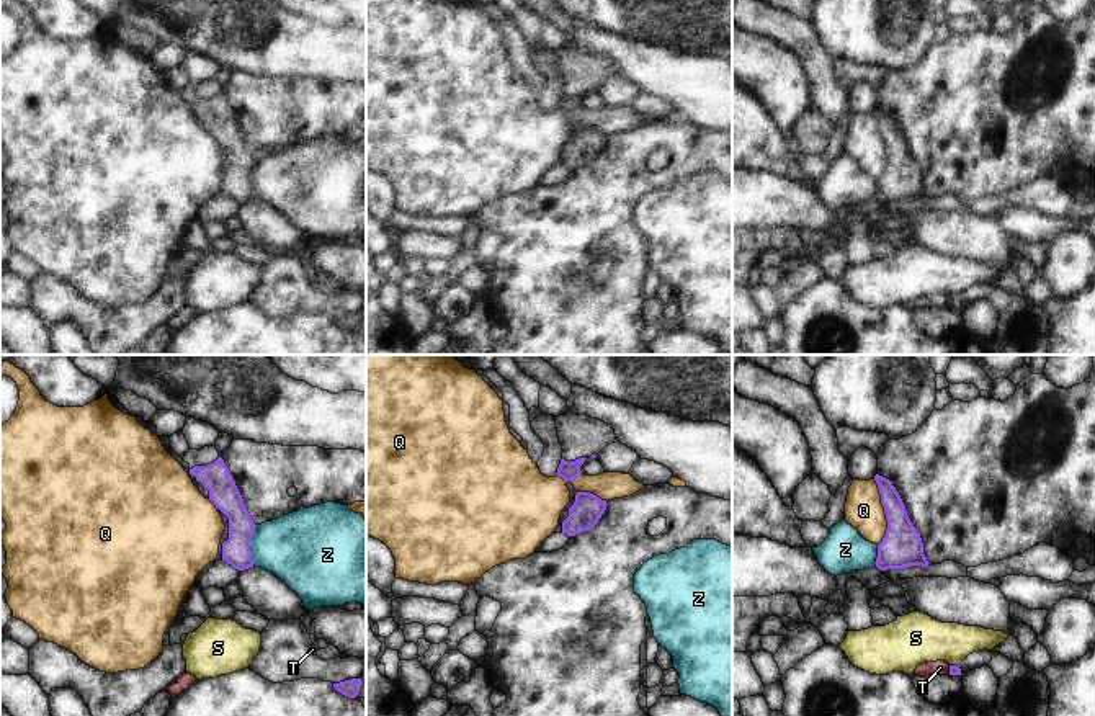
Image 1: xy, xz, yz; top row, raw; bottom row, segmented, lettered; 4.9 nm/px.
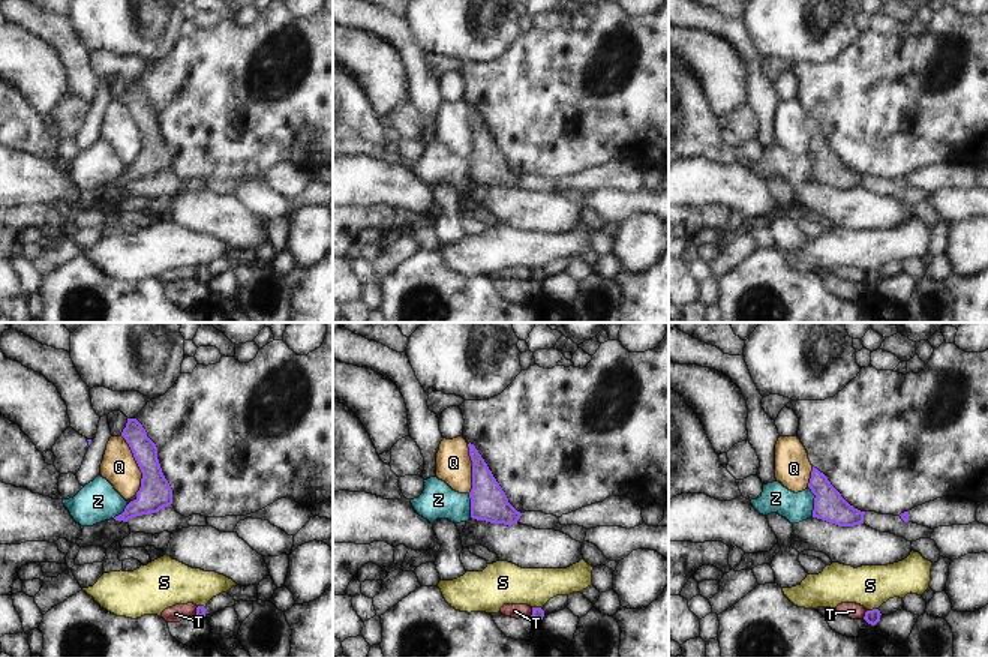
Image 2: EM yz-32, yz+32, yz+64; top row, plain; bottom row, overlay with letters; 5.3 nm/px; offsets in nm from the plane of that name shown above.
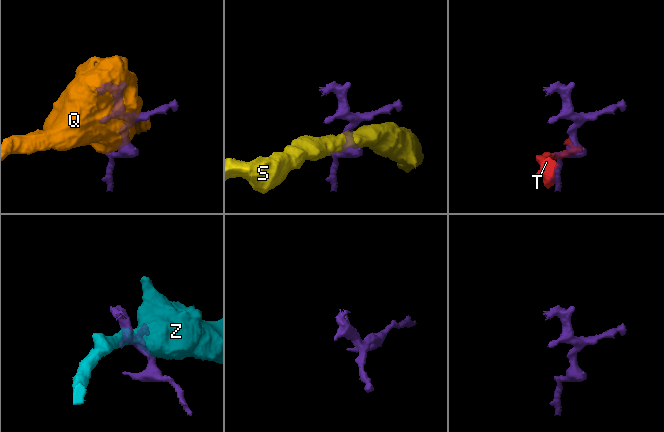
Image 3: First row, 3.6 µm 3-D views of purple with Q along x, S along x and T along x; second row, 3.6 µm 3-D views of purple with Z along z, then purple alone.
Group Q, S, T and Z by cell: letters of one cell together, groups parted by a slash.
Q / S / T / Z

